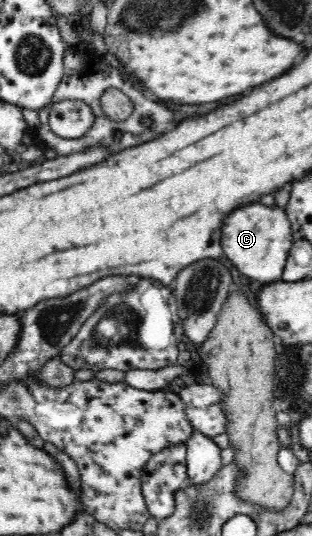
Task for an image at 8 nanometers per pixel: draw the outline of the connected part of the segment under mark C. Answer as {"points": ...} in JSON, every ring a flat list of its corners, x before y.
{"points":[[249,204,235,210,225,220,221,238,225,256,231,260,233,266,246,277,266,285,282,281,283,270,294,241,285,212,281,208,267,208,261,204]]}

